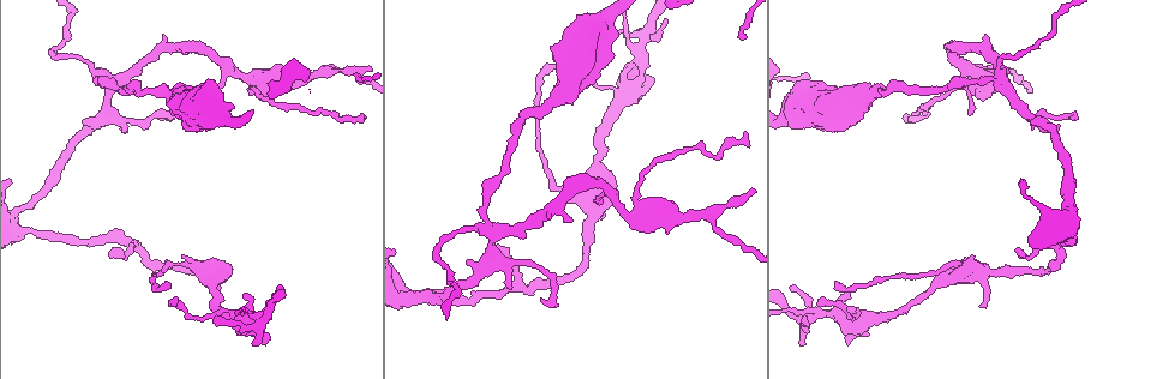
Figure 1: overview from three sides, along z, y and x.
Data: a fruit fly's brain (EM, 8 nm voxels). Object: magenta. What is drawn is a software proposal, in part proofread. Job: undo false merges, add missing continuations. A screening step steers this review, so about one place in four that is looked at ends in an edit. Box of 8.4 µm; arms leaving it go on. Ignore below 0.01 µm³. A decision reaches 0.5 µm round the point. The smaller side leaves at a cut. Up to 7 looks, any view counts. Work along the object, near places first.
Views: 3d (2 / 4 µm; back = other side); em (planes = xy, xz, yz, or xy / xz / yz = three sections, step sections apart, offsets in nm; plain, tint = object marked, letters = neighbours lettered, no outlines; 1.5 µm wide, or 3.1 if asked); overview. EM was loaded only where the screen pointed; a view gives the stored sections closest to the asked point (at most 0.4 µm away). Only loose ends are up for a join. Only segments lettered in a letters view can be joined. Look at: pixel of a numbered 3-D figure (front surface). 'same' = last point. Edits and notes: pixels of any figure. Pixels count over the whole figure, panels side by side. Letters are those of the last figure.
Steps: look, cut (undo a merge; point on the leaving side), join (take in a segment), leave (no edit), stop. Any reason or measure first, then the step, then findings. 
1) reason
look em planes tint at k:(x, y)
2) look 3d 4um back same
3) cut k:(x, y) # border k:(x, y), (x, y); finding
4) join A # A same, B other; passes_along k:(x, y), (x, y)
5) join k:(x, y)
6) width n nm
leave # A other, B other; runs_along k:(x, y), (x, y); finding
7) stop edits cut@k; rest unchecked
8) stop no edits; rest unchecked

sharp bend
look em xy step 4 letters at 1:(517, 284)

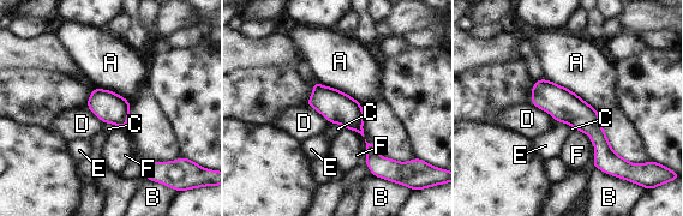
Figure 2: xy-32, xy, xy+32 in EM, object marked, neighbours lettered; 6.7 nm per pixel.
longest_contact A 400 nm
leave # A other, B other, C other, D other, E other, F other; continuous, no second neuron

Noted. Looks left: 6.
an open end
look em xz step 4 letters at 1:(360, 115)

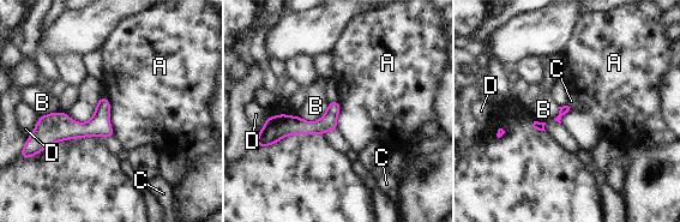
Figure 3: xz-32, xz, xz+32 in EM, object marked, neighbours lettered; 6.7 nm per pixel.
cut it another way
look em planes letters same

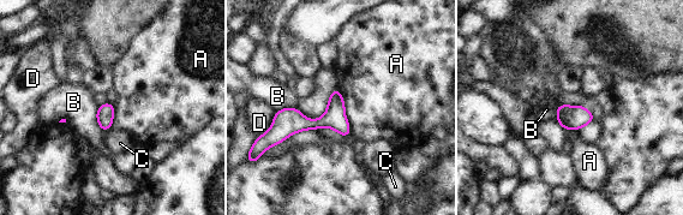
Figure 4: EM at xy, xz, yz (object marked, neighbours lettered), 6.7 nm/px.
longest_contact B 440 nm
leave # A other, B other, C other, D other; runs_along 4:(340, 99), (323, 121), (269, 137); none of them fits

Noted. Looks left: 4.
branch stops here
look 3d 2um at 1:(570, 220)

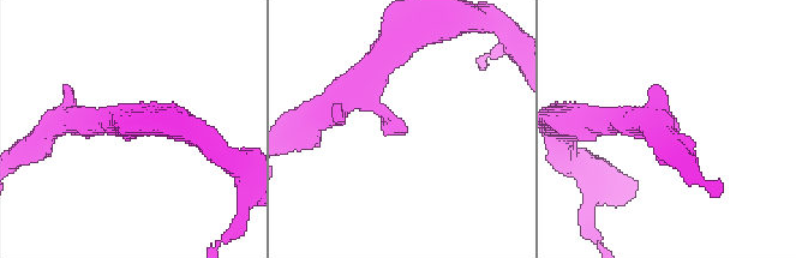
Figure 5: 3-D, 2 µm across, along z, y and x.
now the EM
look em planes tint at 5:(398, 131)

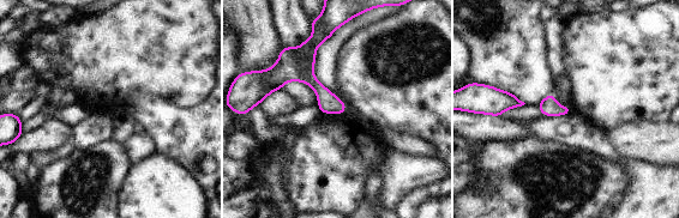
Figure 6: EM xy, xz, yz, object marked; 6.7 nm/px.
what lies round it
look em planes letters same

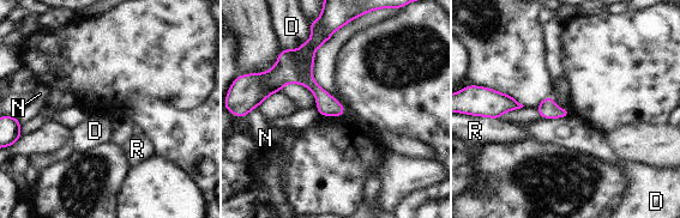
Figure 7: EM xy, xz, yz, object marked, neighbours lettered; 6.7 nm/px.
leave # D other, N other, R other; border 7:(312, 32), (298, 48), (281, 49); no lettered segment goes on from it

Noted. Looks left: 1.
stop no edits; rest unchecked

